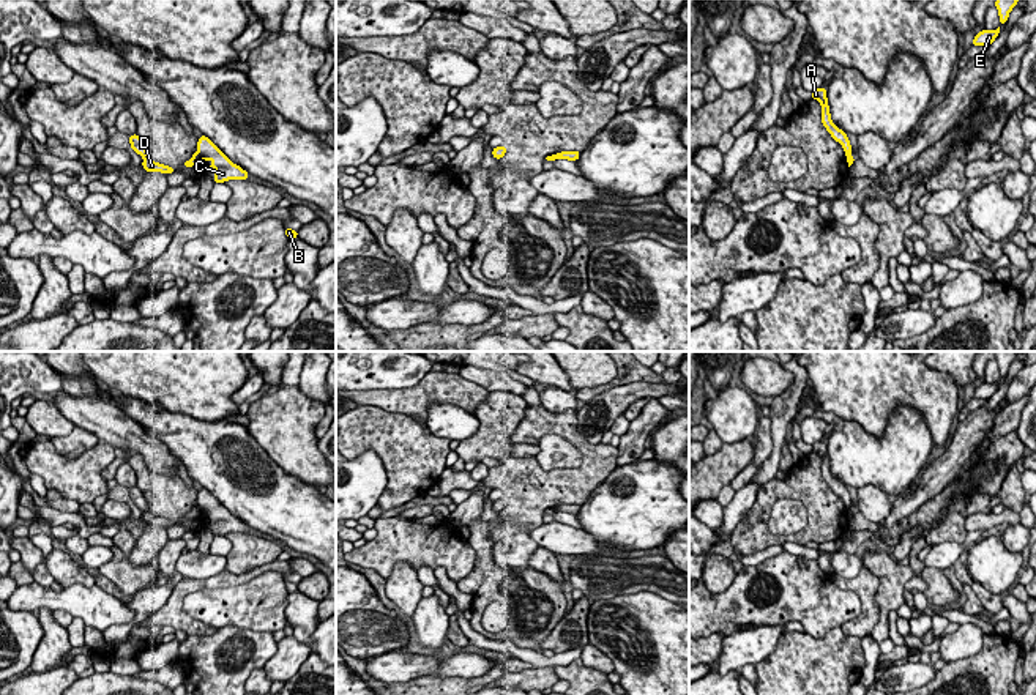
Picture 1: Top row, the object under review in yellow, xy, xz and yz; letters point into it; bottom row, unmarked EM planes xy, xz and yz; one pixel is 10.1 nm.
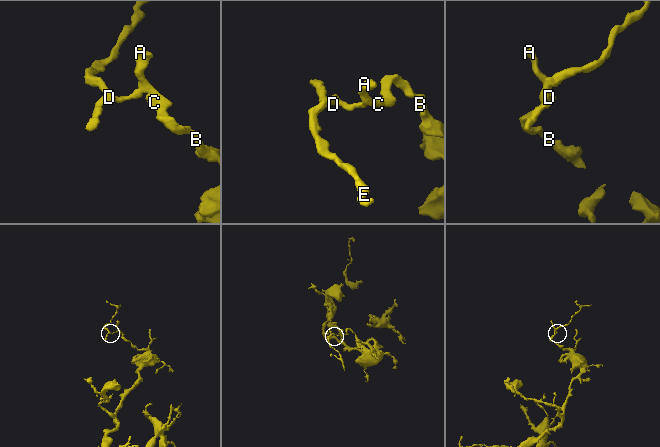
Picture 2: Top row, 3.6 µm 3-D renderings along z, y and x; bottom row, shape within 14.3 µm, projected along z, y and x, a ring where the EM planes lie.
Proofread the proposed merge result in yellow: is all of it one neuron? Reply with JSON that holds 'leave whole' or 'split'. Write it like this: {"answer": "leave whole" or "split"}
{"answer": "split"}

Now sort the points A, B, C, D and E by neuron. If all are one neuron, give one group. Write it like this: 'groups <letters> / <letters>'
groups A B C / D E

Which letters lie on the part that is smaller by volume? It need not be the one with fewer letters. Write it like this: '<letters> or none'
D, E

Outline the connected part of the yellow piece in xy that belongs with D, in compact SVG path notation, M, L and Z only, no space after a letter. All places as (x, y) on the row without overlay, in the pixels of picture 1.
M137 487L129 489L129 496L131 496L131 501L143 511L142 520L147 523L147 526L148 525L161 525L161 526L169 528L169 526L175 525L173 520L155 515L150 511L143 493Z

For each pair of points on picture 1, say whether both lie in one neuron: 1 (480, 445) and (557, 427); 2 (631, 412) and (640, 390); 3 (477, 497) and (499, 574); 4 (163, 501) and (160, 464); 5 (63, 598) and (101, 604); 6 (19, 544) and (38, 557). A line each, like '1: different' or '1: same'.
1: different
2: different
3: same
4: different
5: same
6: same

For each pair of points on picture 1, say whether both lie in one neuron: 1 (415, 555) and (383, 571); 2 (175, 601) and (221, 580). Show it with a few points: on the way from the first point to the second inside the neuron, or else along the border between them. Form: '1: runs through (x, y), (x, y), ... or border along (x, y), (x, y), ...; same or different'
1: runs through (407, 555), (396, 555), (388, 563); same
2: runs through (185, 590), (190, 585), (210, 583); same

